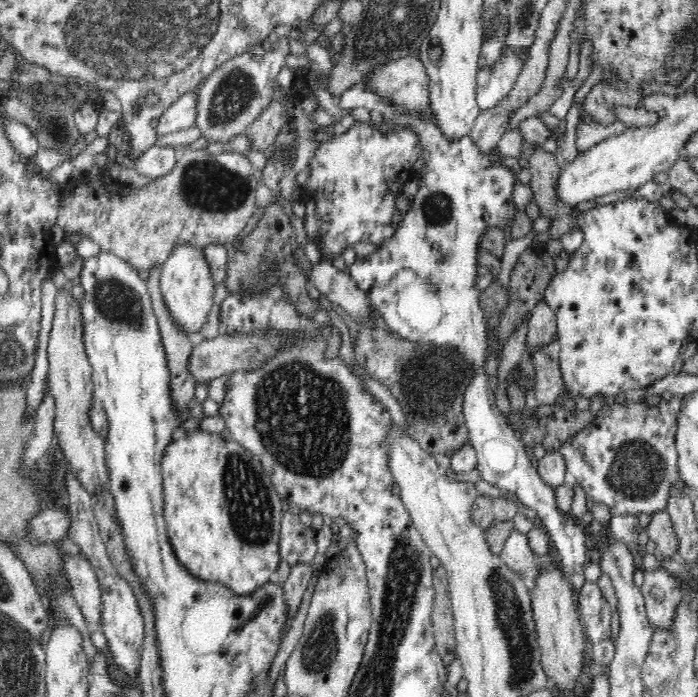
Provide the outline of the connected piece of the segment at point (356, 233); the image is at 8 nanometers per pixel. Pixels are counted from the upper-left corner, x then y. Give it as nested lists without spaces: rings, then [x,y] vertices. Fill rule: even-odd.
[[[354,121],[353,125],[346,132],[321,142],[315,148],[314,156],[312,156],[308,166],[308,180],[301,185],[301,190],[305,194],[306,209],[304,223],[306,238],[308,238],[309,242],[316,244],[323,259],[330,259],[334,255],[342,255],[346,249],[352,249],[359,242],[379,244],[380,241],[386,241],[387,237],[394,234],[395,228],[399,224],[399,218],[402,217],[402,212],[396,209],[396,198],[400,196],[404,182],[396,182],[393,176],[396,176],[399,172],[406,172],[406,170],[412,169],[414,162],[420,156],[424,156],[424,147],[422,147],[422,141],[420,141],[420,133],[412,132],[408,129],[392,130],[391,132],[382,133],[379,129],[374,129],[370,123],[360,121]]]

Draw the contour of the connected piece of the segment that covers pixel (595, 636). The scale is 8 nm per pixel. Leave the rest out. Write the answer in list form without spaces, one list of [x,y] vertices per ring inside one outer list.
[[[585,581],[578,590],[579,620],[586,631],[590,644],[598,644],[600,640],[610,636],[612,626],[612,608],[606,601],[602,590],[596,583]]]

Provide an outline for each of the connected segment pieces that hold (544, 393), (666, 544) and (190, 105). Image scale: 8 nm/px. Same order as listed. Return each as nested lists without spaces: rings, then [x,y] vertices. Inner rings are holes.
[[[546,346],[533,353],[537,365],[537,387],[534,388],[539,404],[552,404],[563,394],[565,387],[558,362],[546,352]]]
[[[660,510],[660,512],[652,514],[652,521],[645,530],[649,540],[655,542],[656,550],[660,550],[660,554],[664,558],[670,560],[676,554],[679,542],[671,517],[666,510]]]
[[[193,90],[180,95],[158,117],[158,125],[155,131],[158,137],[173,136],[182,129],[193,126],[196,120],[196,103]]]

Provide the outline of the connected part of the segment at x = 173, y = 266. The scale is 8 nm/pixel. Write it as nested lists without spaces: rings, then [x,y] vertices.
[[[178,247],[161,266],[159,292],[168,315],[174,321],[175,328],[182,334],[197,339],[200,328],[207,322],[213,306],[215,283],[203,251],[190,247]]]

